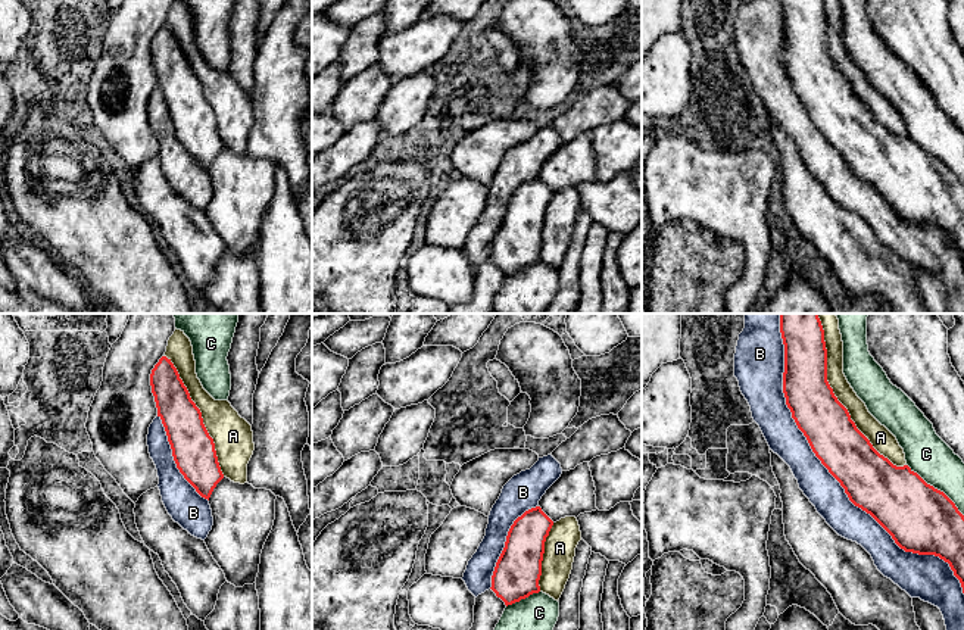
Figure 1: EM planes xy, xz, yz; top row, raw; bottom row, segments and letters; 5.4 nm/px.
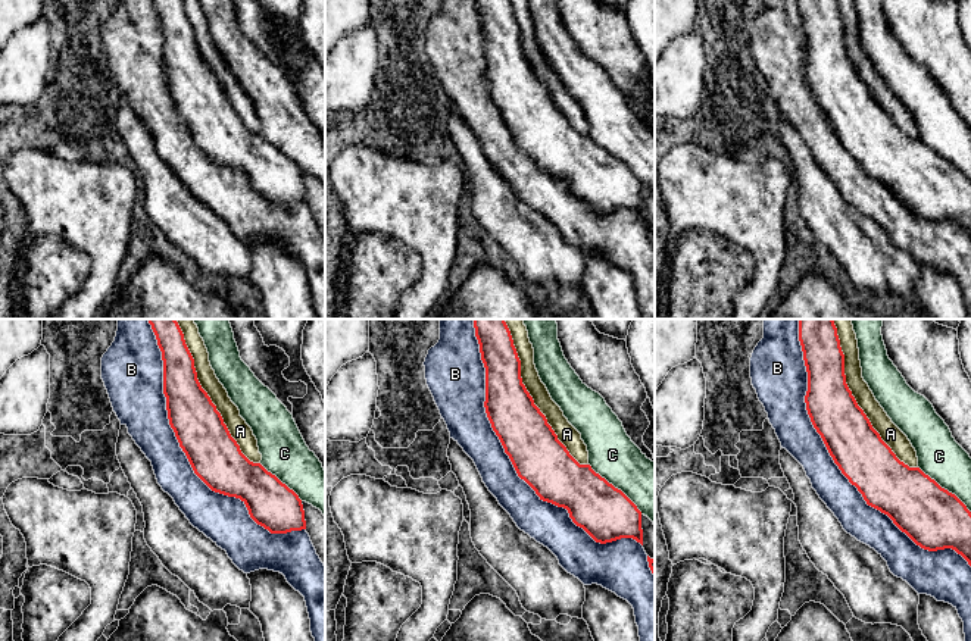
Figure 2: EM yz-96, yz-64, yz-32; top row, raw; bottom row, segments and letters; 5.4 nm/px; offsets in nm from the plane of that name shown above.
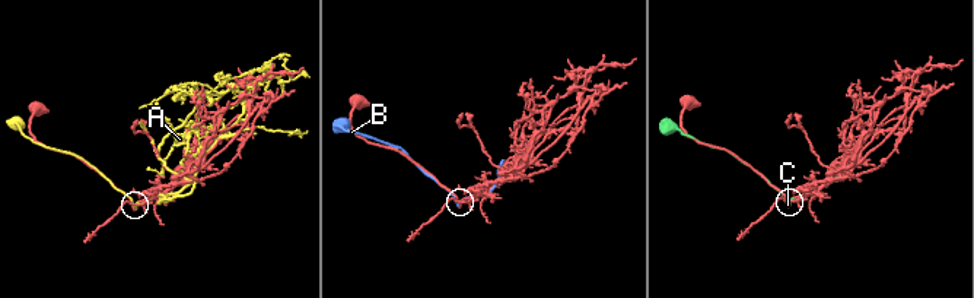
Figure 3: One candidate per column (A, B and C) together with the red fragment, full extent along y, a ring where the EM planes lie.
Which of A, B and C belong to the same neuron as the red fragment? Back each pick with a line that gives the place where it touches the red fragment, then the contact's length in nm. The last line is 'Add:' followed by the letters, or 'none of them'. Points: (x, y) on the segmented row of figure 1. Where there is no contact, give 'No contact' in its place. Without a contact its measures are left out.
Add: none of them

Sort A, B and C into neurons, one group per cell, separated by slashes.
A / B / C

